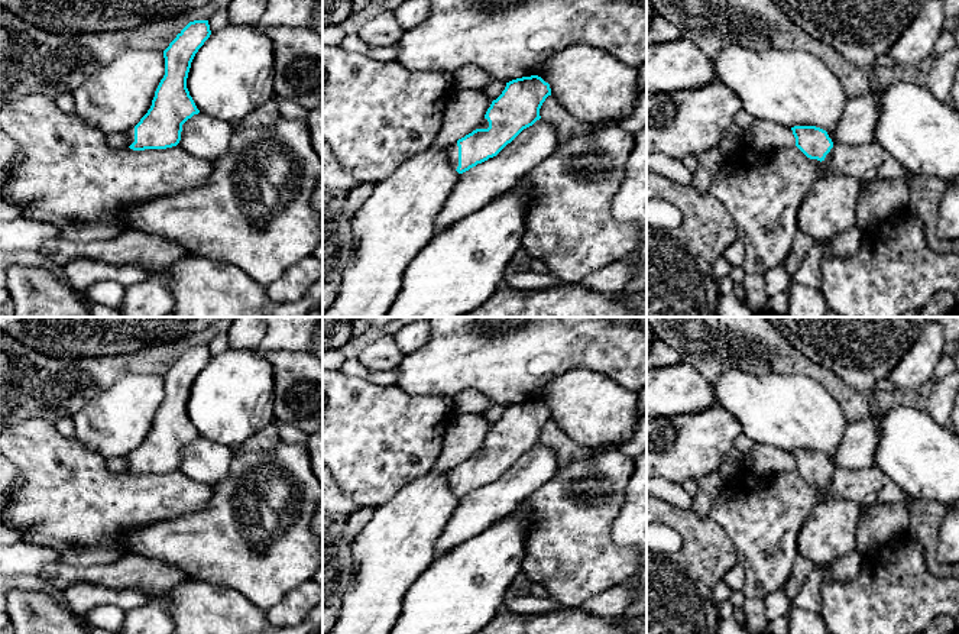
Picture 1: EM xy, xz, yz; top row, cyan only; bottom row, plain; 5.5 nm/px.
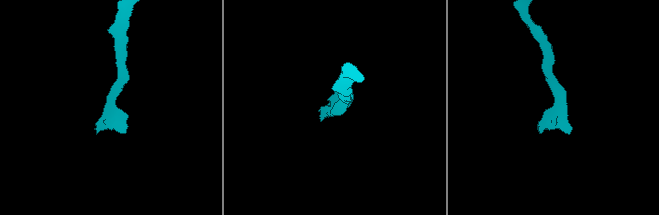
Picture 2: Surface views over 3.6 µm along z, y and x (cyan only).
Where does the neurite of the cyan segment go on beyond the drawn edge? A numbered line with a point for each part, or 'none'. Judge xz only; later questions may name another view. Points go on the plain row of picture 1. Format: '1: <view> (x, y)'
1: xz (453, 475)

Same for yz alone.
1: yz (829, 533)

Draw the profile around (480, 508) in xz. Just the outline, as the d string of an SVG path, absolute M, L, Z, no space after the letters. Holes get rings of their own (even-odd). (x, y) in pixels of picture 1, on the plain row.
M541 441L524 453L496 481L460 498L437 538L435 556L447 554L521 507L529 494L544 486L557 473L557 468L554 449Z

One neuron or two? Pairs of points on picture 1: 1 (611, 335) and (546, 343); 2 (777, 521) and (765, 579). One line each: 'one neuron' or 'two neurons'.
1: one neuron
2: one neuron

